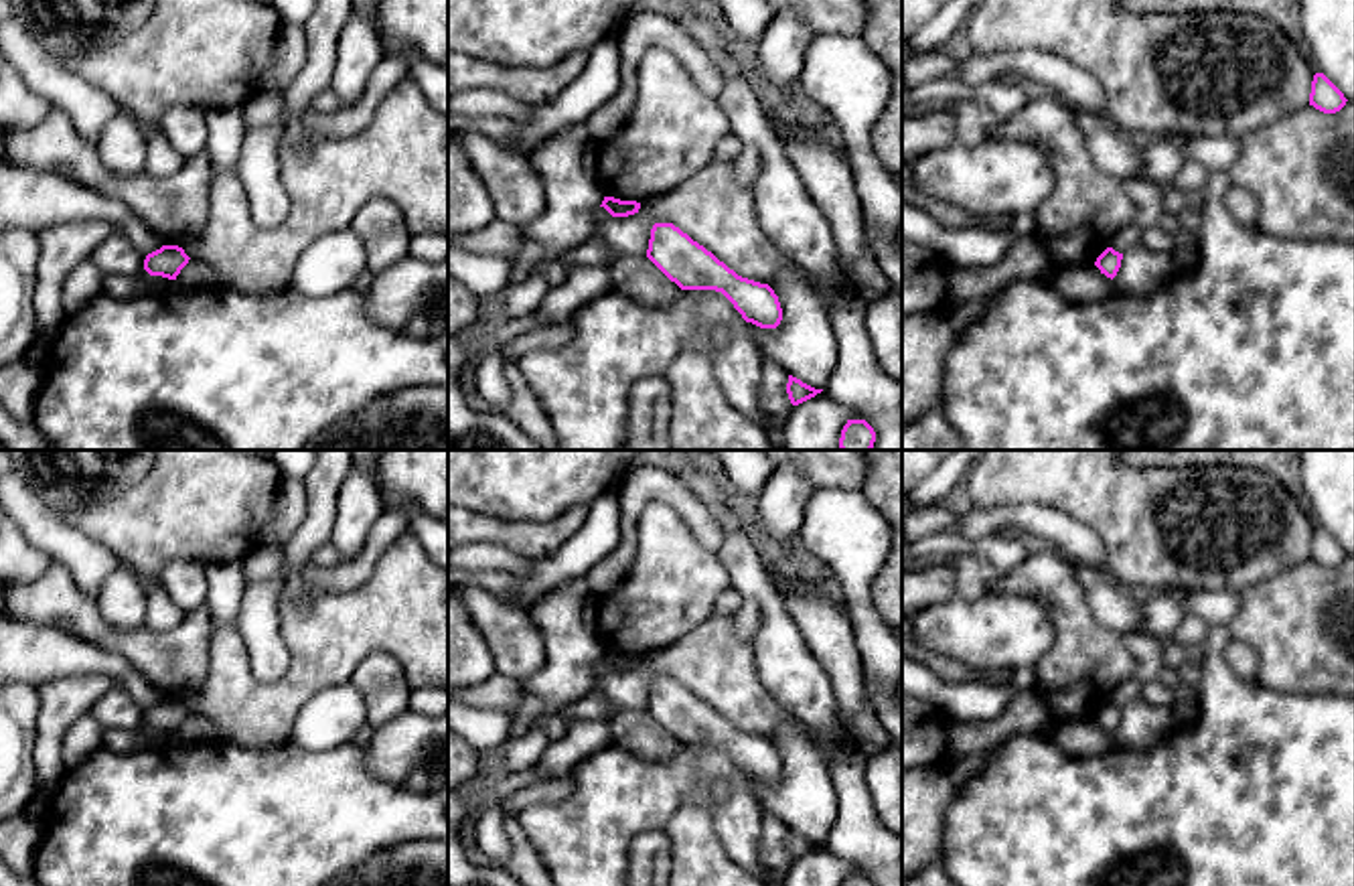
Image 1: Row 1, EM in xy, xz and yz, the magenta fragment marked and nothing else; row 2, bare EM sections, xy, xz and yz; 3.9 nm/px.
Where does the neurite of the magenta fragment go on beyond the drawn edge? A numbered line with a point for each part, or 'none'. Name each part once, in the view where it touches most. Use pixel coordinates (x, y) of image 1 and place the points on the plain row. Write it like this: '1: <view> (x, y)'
none

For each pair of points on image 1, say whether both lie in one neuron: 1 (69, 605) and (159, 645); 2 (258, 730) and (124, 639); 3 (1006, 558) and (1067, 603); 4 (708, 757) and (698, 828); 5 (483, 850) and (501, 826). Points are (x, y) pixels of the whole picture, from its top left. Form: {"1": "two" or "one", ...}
{"1": "one", "2": "two", "3": "two", "4": "two", "5": "two"}

